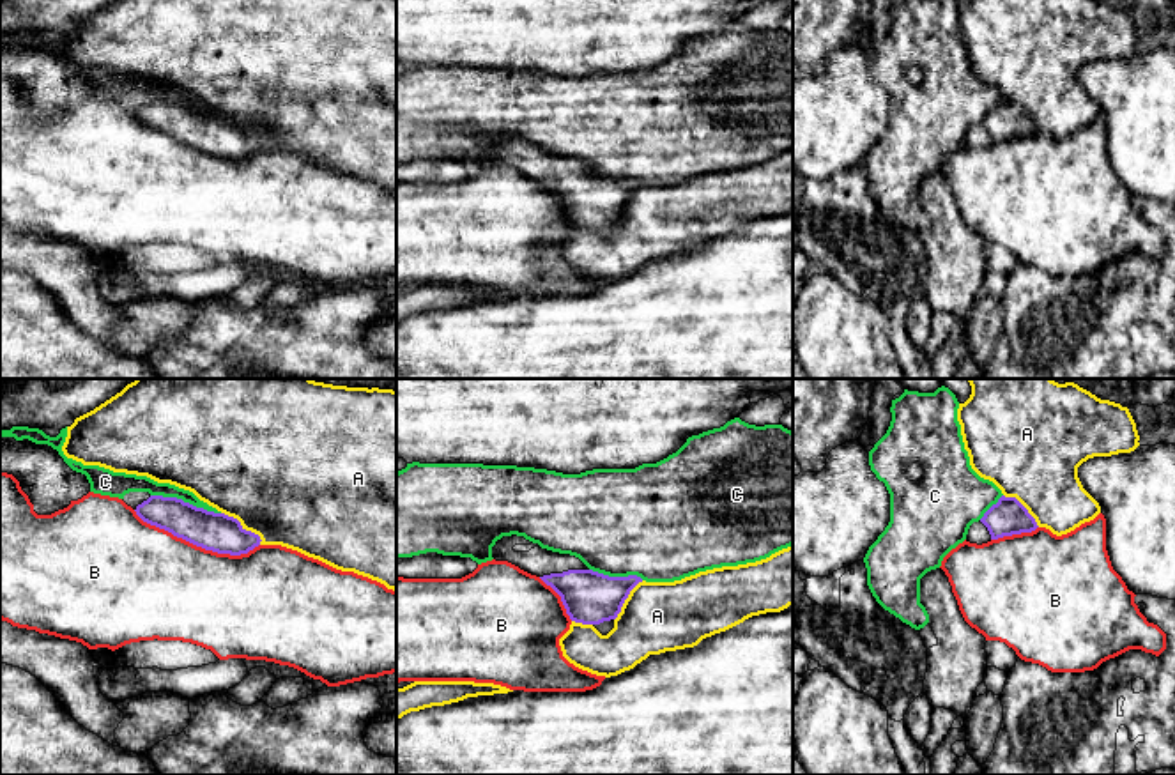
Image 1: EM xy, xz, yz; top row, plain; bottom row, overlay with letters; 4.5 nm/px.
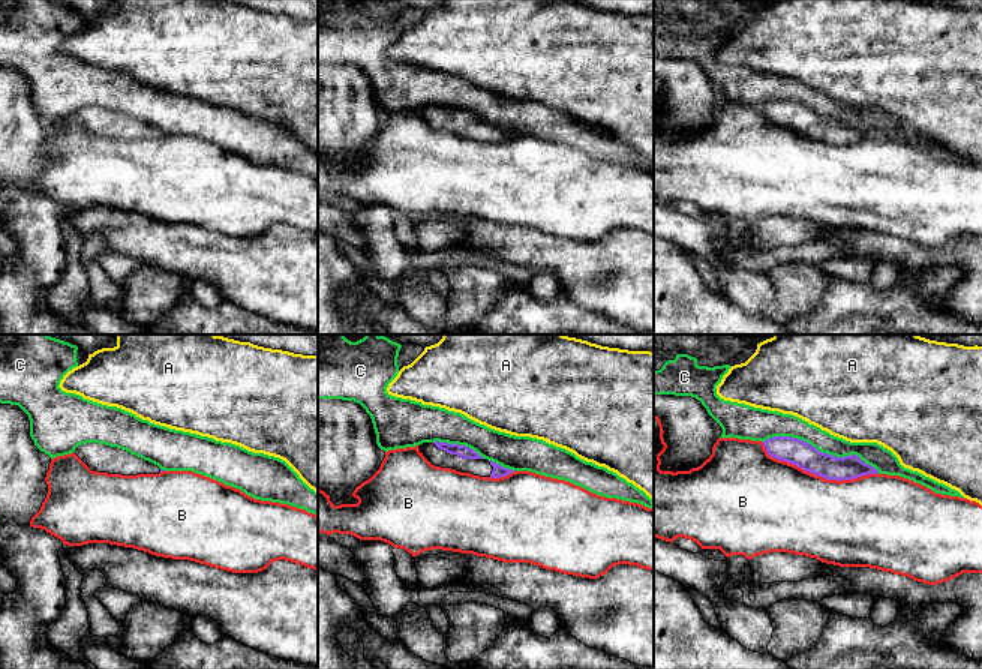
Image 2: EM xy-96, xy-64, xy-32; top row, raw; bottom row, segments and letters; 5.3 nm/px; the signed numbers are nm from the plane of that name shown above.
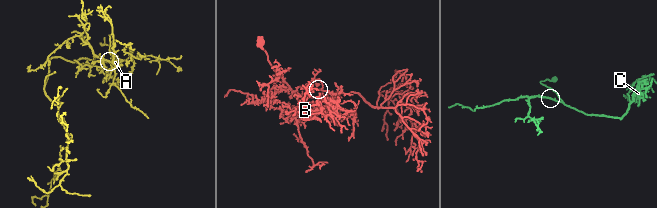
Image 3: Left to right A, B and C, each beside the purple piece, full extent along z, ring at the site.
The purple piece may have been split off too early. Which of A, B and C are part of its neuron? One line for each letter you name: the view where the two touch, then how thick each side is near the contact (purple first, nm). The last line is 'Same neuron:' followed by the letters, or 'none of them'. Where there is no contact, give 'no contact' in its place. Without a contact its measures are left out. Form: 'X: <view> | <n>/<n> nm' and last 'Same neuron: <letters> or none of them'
Same neuron: none of them

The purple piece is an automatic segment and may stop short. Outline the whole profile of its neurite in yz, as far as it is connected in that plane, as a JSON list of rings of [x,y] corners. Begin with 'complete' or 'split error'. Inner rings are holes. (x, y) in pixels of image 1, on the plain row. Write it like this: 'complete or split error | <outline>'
split error | [[[1002,99],[979,126],[970,129],[966,145],[982,149],[1003,140],[1032,136],[1037,131],[1035,122],[1016,101]]]

